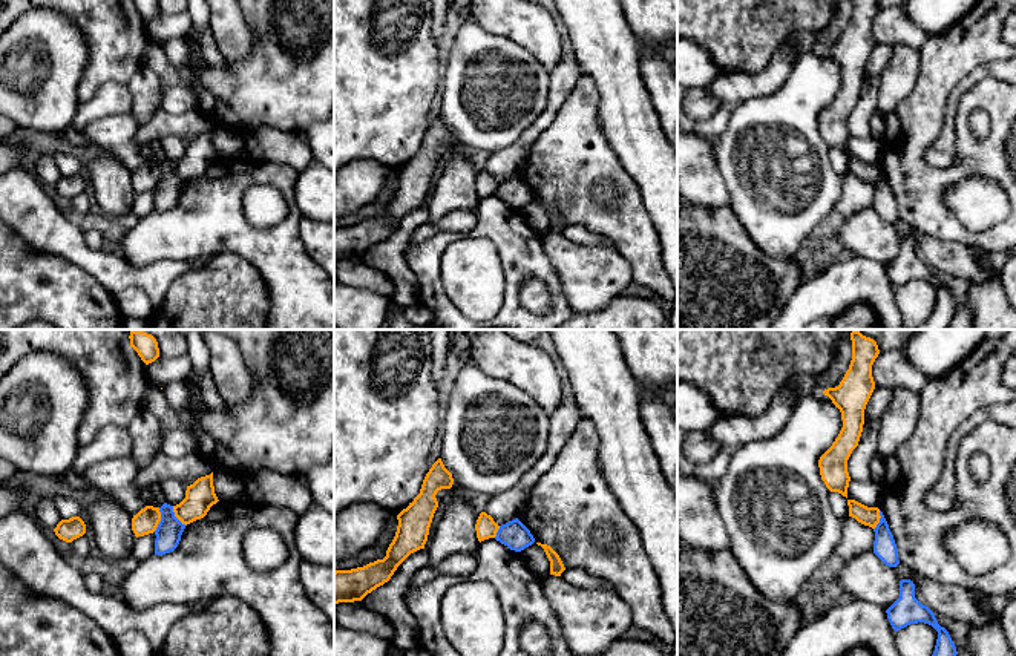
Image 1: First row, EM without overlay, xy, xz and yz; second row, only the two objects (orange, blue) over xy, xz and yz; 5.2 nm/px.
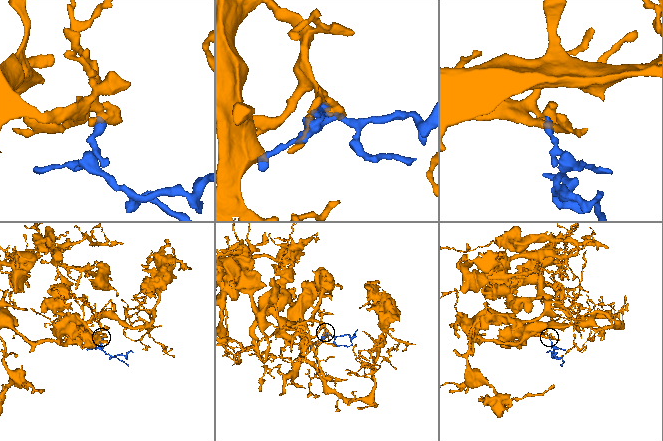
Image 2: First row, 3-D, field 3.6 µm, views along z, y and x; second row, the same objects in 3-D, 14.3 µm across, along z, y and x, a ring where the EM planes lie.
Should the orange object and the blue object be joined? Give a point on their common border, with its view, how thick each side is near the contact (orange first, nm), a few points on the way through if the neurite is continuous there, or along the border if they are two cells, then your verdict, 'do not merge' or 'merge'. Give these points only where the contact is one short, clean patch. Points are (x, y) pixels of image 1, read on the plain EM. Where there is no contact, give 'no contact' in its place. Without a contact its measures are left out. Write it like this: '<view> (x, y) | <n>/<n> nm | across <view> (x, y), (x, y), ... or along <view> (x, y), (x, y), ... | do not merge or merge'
xy (160, 177) | 130/140 nm | along xy (160, 164), (160, 180), (154, 187) | do not merge

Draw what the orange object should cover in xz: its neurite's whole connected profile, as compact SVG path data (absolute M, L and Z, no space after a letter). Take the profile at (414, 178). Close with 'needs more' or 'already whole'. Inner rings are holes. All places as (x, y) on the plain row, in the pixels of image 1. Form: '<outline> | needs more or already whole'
M438 115L429 129L426 130L420 150L414 155L412 159L406 166L403 166L398 172L398 182L392 199L386 207L386 213L383 216L377 216L363 224L351 225L351 227L336 227L334 228L334 262L339 259L354 259L362 257L368 250L383 242L391 236L397 224L414 208L424 205L428 198L429 184L434 175L434 170L438 164L438 158L435 155L437 149L441 146L451 146L454 141L452 130L444 124L441 115Z | already whole

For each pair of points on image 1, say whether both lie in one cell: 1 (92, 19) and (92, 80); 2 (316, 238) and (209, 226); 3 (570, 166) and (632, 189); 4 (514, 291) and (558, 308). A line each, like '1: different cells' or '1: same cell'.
1: same cell
2: different cells
3: same cell
4: same cell

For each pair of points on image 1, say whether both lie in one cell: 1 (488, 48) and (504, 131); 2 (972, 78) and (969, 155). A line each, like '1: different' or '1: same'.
1: same
2: different

